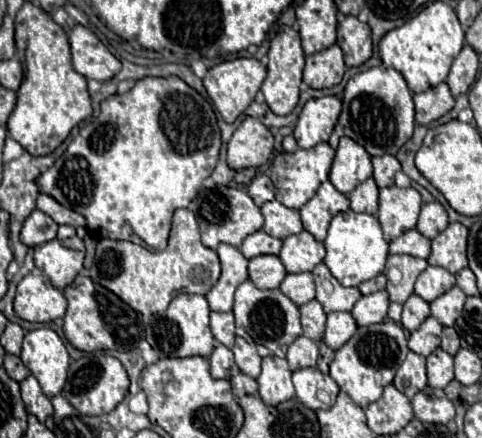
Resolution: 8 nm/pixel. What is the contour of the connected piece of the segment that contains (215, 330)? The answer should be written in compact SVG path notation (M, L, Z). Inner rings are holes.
M210 312L210 328L212 328L212 334L214 338L232 348L234 346L234 314L228 312L228 314L222 314L222 312Z

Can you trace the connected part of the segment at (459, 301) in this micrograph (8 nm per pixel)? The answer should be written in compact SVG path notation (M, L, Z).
M452 286L440 298L430 302L430 310L432 310L432 316L442 326L452 326L464 308L464 302L466 302L466 294L458 286Z

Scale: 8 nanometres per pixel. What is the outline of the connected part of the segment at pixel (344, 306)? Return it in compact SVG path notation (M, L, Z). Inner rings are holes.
M318 264L314 270L314 284L316 284L316 300L322 304L324 312L338 312L338 310L352 310L356 300L362 296L358 288L342 286L326 268L326 264Z

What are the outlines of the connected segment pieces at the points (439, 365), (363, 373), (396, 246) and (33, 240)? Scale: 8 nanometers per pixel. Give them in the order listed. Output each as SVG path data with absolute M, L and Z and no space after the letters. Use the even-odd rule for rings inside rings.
M436 348L426 358L426 370L428 370L428 386L446 388L450 380L454 380L454 358L442 348Z
M386 318L384 322L358 328L356 334L340 350L336 350L336 358L330 364L330 376L342 392L346 392L360 408L366 408L368 404L376 402L382 396L384 386L394 380L394 374L404 362L406 354L408 346L402 326Z
M408 230L400 238L390 242L390 254L410 254L418 258L430 256L430 240L418 230Z
M32 210L32 214L24 220L24 226L20 230L20 242L26 246L44 244L56 238L56 230L58 230L58 224L52 222L52 218L48 218L40 210Z

